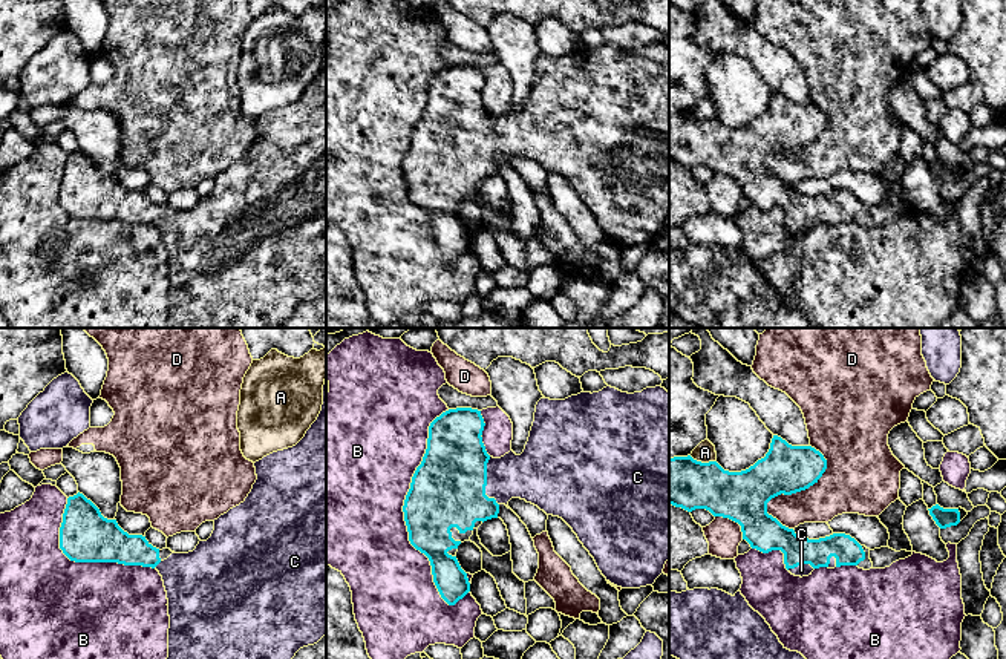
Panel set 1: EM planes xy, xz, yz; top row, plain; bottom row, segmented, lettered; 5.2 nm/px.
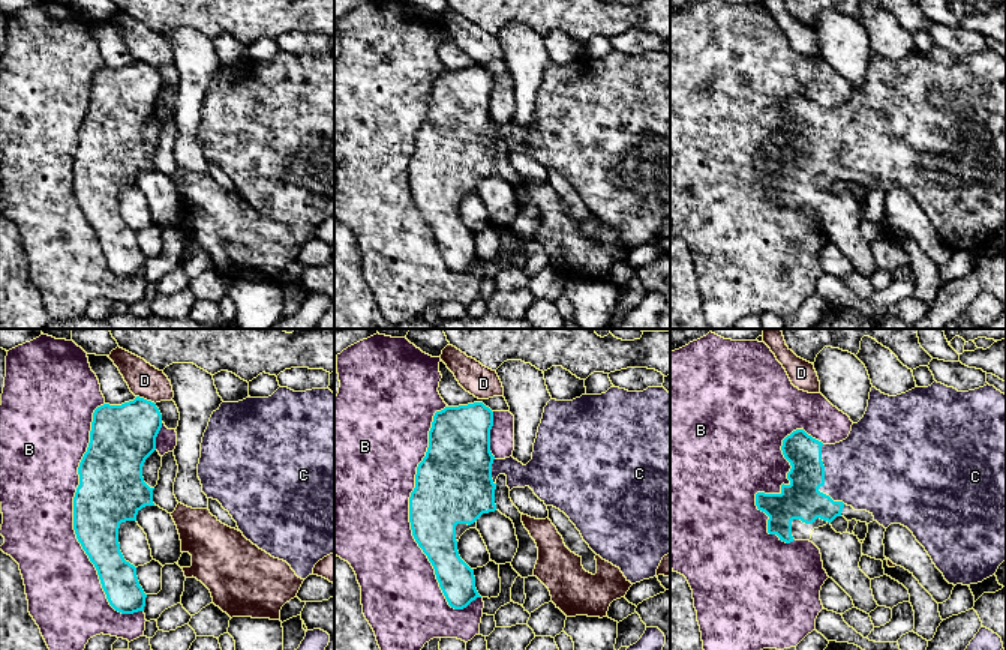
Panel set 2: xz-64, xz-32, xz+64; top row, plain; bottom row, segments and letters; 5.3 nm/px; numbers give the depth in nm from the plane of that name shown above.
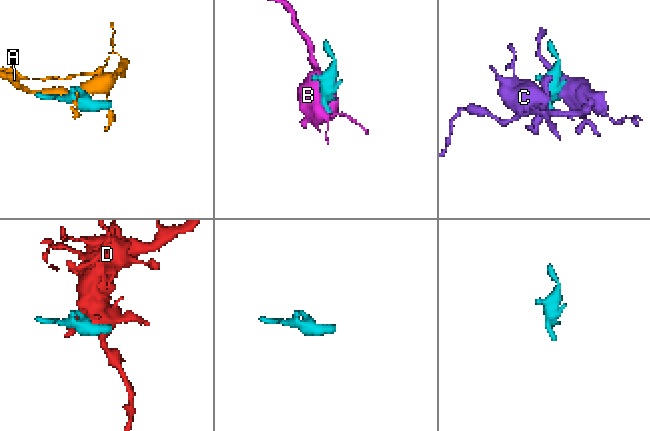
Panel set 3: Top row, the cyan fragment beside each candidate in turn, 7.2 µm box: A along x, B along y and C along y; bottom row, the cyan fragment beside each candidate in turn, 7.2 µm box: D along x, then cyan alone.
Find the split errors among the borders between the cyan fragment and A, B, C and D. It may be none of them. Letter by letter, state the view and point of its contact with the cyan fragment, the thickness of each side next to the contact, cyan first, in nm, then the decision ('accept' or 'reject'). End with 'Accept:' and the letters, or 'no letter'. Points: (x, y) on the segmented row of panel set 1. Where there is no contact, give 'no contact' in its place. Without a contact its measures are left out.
A: yz (700, 462) | 260/110 nm | reject
B: xz (403, 508) | 380/500 nm | reject
C: xz (486, 483) | 400/260 nm | accept
D: yz (795, 492) | 260/260 nm | reject
Accept: C

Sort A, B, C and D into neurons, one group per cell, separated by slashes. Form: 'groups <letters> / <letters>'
groups A / B / C / D

